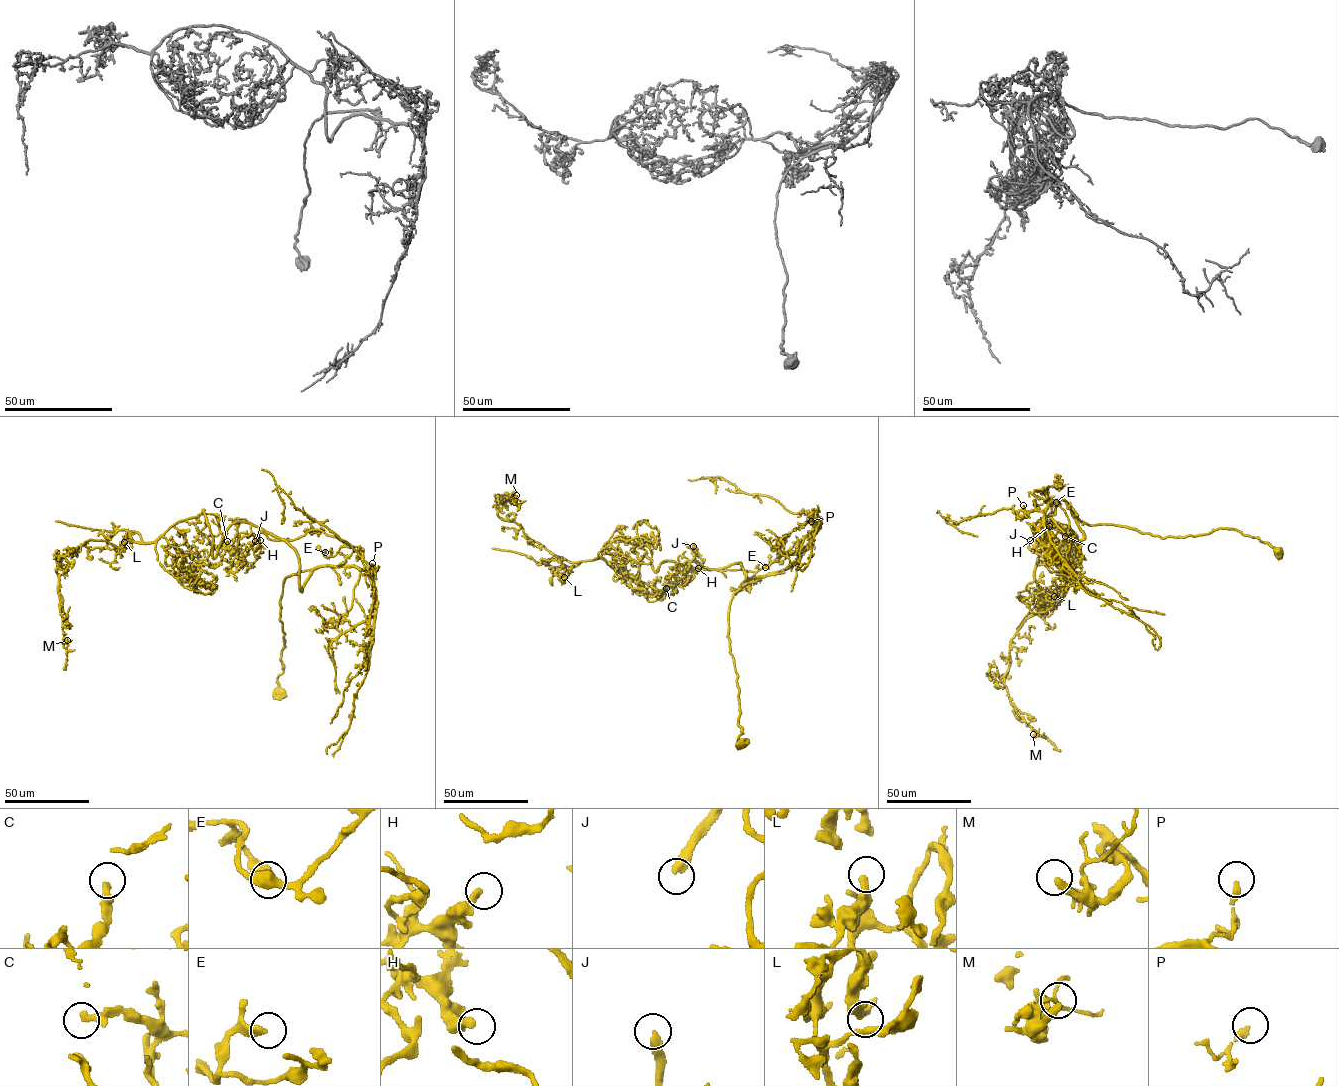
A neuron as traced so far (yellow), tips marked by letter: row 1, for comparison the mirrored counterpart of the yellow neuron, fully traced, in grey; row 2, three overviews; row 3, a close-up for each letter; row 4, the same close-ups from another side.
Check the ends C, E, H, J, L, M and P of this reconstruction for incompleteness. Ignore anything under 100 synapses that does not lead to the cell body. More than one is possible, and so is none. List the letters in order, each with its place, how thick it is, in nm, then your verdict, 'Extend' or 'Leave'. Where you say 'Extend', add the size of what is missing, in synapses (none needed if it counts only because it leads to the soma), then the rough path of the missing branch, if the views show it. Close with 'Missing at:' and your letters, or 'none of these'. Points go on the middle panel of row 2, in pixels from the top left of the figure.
C: Place: (666, 588). Thickness 320 nm. Leave
E: Place: (765, 567). Thickness 380 nm. Leave
H: Place: (698, 568). Thickness 320 nm. Leave
J: Place: (693, 546). Thickness 360 nm. Extend. Roughly 250 synapses. Course of what is missing: (693, 546), (689, 535), (672, 517), (671, 543), (685, 542), (694, 545), (682, 558), (670, 562)
L: Place: (564, 577). Thickness 360 nm. Leave
M: Place: (516, 495). Thickness 280 nm. Leave
P: Place: (811, 521). Thickness 280 nm. Leave
Missing at: J

